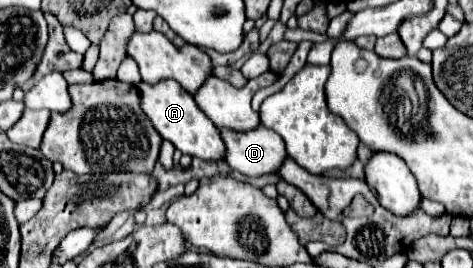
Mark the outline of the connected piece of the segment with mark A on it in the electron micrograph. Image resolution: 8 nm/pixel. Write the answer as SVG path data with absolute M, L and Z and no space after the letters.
M164 81L160 85L140 83L138 91L142 97L142 109L150 117L152 125L162 135L162 139L168 139L184 155L192 155L202 161L224 161L226 149L218 127L214 127L214 123L200 111L194 97L188 95L188 91L184 91L176 81Z

